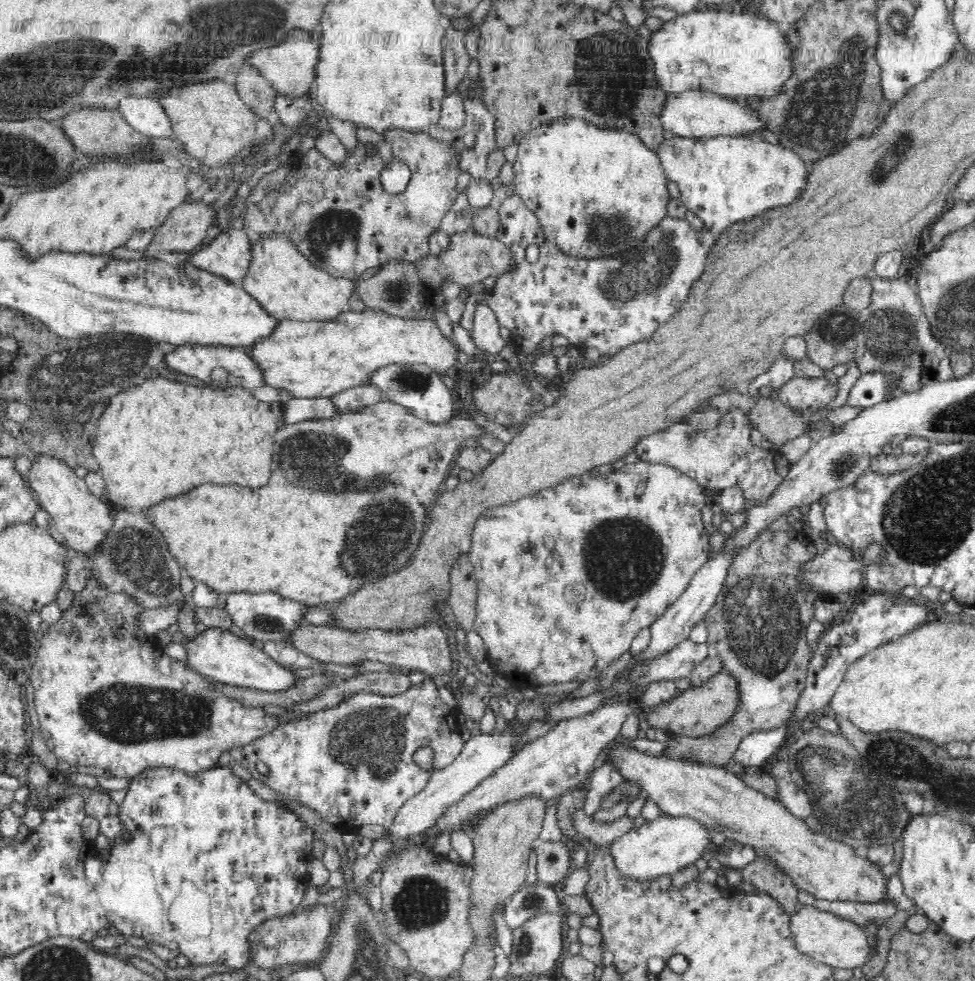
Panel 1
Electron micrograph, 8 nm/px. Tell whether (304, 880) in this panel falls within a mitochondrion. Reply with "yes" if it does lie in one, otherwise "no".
no

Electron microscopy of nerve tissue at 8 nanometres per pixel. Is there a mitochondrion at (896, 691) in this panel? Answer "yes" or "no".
no

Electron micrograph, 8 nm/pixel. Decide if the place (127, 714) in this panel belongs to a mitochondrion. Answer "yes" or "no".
yes

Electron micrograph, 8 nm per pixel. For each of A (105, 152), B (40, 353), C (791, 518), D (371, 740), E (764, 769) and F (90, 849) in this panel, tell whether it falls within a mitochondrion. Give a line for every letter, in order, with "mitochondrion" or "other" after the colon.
A: other
B: mitochondrion
C: other
D: mitochondrion
E: other
F: other

